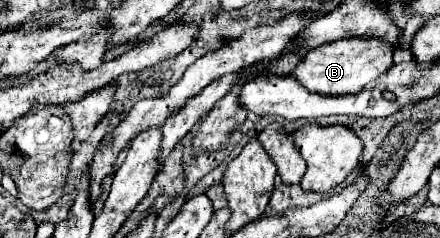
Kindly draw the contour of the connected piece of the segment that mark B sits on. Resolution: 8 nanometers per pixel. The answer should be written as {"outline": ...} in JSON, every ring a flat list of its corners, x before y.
{"outline":[[346,37,344,41,332,41,328,45,320,45,304,55,304,59,296,65,292,75,312,93,320,95,346,95,360,93,370,81,388,73,394,65,394,53,398,45,388,45,386,41,378,41,378,37]]}

